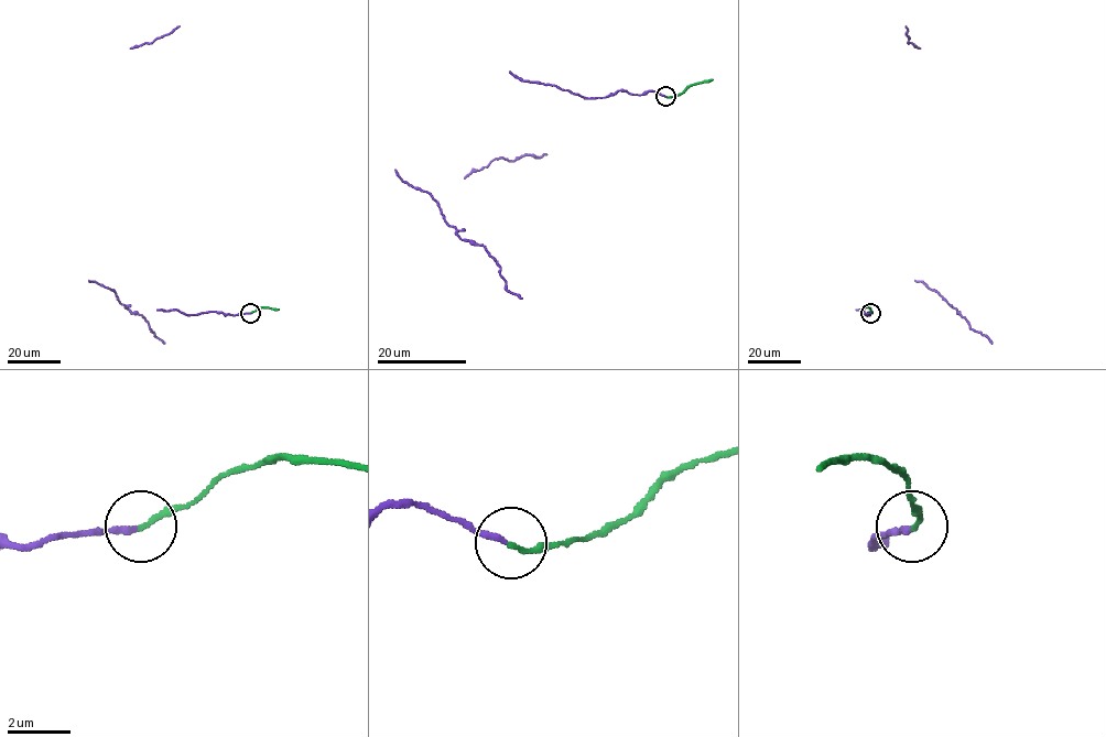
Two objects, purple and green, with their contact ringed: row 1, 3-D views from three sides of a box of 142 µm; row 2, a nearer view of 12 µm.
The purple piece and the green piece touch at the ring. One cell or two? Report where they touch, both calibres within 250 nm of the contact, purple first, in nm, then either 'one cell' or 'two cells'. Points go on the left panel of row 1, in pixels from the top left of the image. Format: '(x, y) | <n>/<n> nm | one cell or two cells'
(250, 313) | 190/150 nm | two cells

